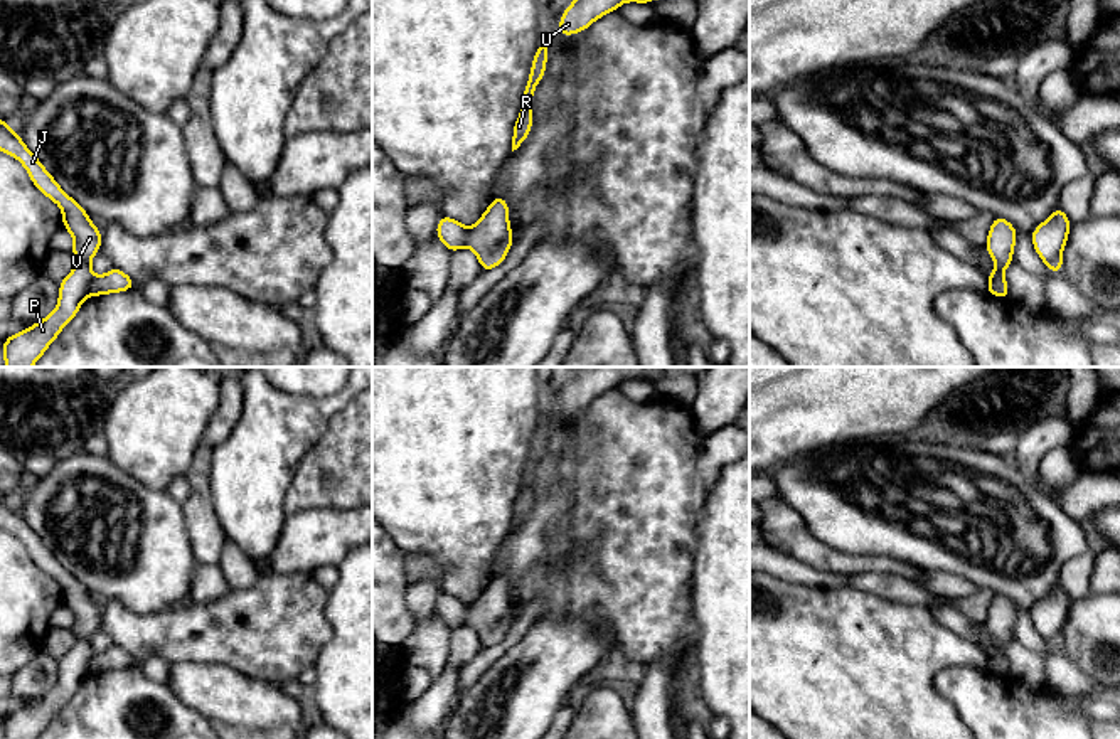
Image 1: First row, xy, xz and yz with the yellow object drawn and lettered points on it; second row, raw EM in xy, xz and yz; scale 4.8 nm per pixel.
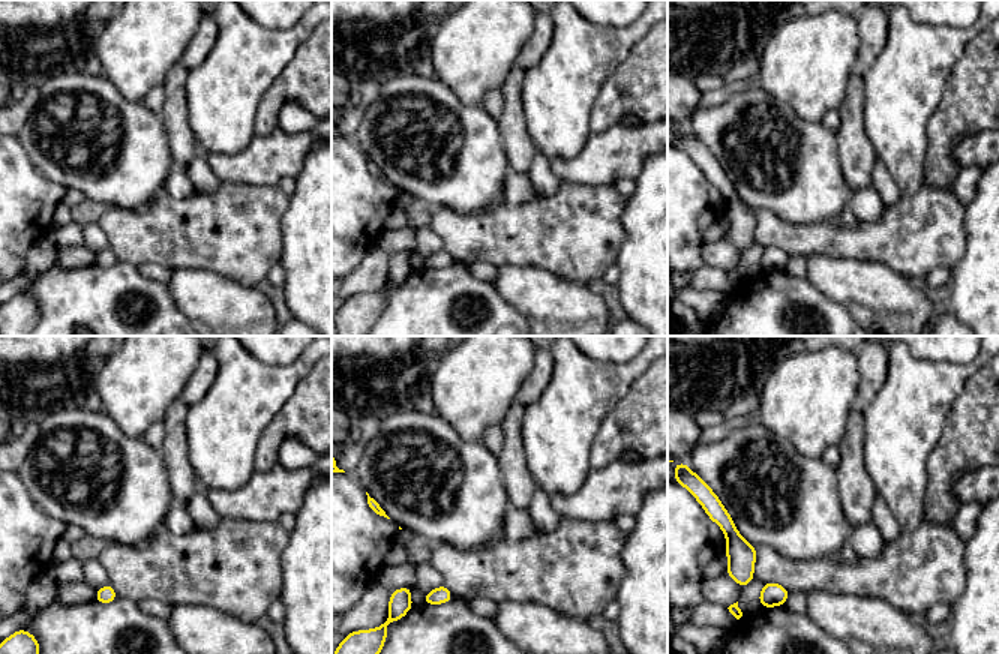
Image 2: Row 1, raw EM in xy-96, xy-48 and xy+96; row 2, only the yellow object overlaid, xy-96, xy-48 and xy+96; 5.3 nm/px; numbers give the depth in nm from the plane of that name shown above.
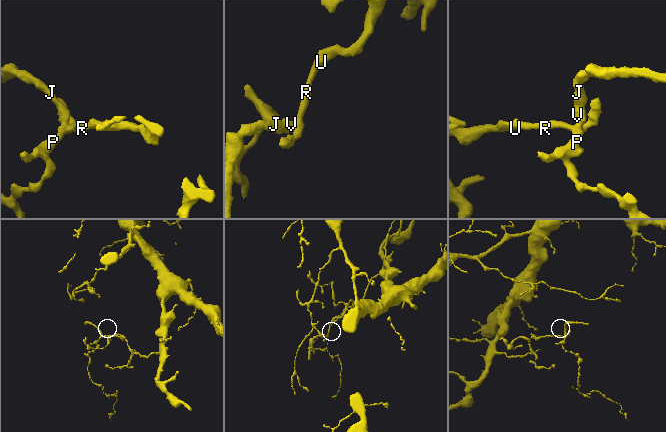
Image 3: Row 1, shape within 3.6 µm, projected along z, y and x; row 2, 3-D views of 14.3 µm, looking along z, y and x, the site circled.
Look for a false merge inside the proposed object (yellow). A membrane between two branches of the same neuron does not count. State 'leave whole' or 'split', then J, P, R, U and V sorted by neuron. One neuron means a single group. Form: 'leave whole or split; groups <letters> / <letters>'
split; groups J P V / R U

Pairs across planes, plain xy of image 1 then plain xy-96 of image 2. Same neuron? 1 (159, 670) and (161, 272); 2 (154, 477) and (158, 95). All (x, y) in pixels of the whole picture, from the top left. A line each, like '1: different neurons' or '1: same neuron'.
1: same neuron
2: different neurons

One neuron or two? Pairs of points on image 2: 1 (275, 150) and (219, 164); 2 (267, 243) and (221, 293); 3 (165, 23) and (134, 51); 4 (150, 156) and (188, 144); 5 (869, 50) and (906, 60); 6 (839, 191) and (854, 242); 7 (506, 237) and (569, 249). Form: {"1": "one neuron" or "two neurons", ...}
{"1": "one neuron", "2": "two neurons", "3": "one neuron", "4": "two neurons", "5": "two neurons", "6": "two neurons", "7": "one neuron"}

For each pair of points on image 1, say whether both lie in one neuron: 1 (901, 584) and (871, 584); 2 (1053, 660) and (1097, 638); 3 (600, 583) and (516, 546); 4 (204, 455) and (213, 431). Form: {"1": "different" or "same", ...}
{"1": "same", "2": "different", "3": "different", "4": "different"}

